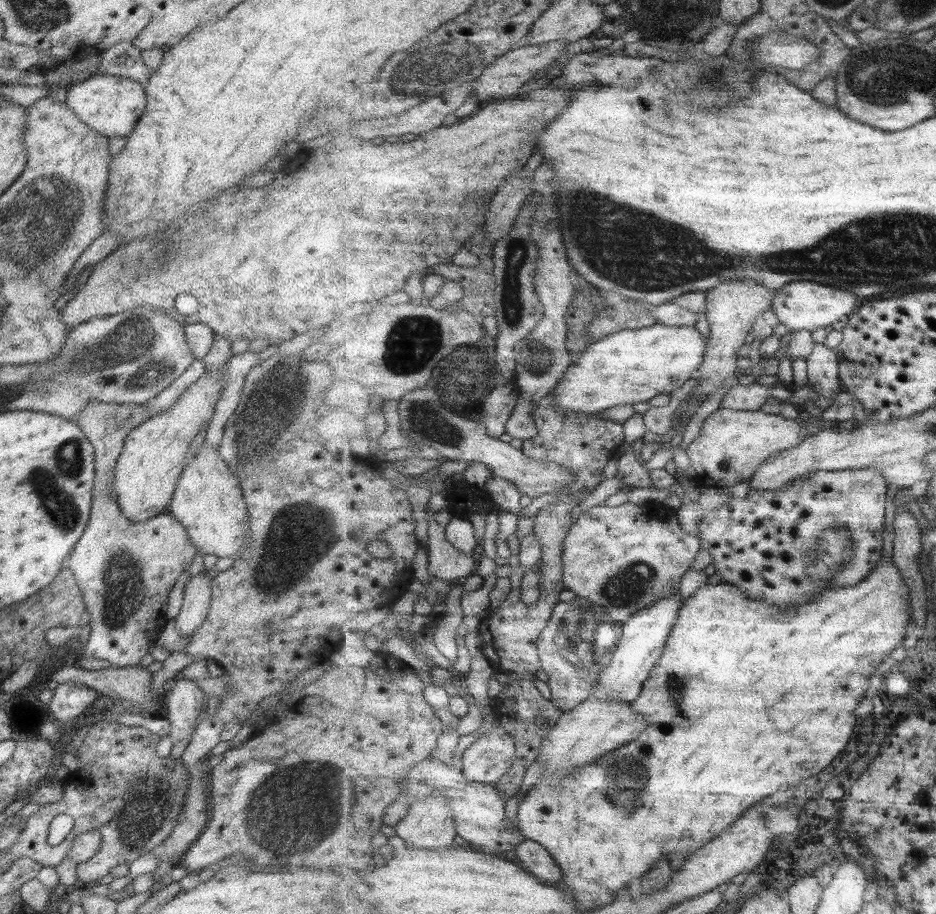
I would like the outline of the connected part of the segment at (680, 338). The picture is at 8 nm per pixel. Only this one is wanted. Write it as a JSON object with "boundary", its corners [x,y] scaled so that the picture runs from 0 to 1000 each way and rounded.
{"boundary":[[[703,352],[694,359],[667,361],[662,365],[656,364],[635,374],[622,389],[620,397],[610,400],[592,431],[601,447],[628,453],[645,451],[667,441],[677,443],[692,440],[705,431],[716,432],[716,429],[729,425],[739,411],[746,410],[756,382],[754,367],[744,356],[721,357]]]}

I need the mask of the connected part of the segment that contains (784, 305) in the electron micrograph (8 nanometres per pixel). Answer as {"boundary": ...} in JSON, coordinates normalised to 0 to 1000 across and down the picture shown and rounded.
{"boundary":[[[857,306],[840,312],[830,318],[827,337],[830,339],[835,354],[846,363],[872,361],[905,350],[919,338],[919,325],[900,314],[882,313],[875,309]]]}

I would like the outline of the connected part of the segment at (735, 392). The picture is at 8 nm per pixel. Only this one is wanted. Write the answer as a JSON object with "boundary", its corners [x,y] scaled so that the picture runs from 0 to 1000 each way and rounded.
{"boundary":[[[811,419],[791,421],[782,425],[774,434],[771,445],[784,449],[815,449],[825,433],[825,421],[815,422]]]}

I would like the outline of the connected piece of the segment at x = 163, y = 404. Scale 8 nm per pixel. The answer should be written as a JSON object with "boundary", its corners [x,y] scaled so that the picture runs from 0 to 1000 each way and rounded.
{"boundary":[[[209,393],[188,416],[184,417],[179,425],[176,425],[169,433],[155,442],[121,442],[97,438],[93,442],[93,446],[80,460],[100,489],[104,519],[96,569],[88,583],[88,589],[79,597],[79,604],[75,608],[75,619],[73,619],[87,646],[90,660],[97,675],[95,684],[98,691],[93,707],[90,708],[89,716],[92,720],[115,722],[120,730],[150,729],[151,720],[159,714],[160,708],[165,706],[179,681],[177,666],[179,665],[181,649],[190,631],[199,621],[203,620],[212,606],[212,602],[204,594],[197,574],[182,560],[175,560],[149,572],[142,572],[138,567],[135,567],[126,554],[121,530],[123,508],[132,489],[131,484],[137,472],[149,466],[159,455],[165,455],[165,453],[184,444],[190,434],[197,431],[219,407],[218,395]]]}

